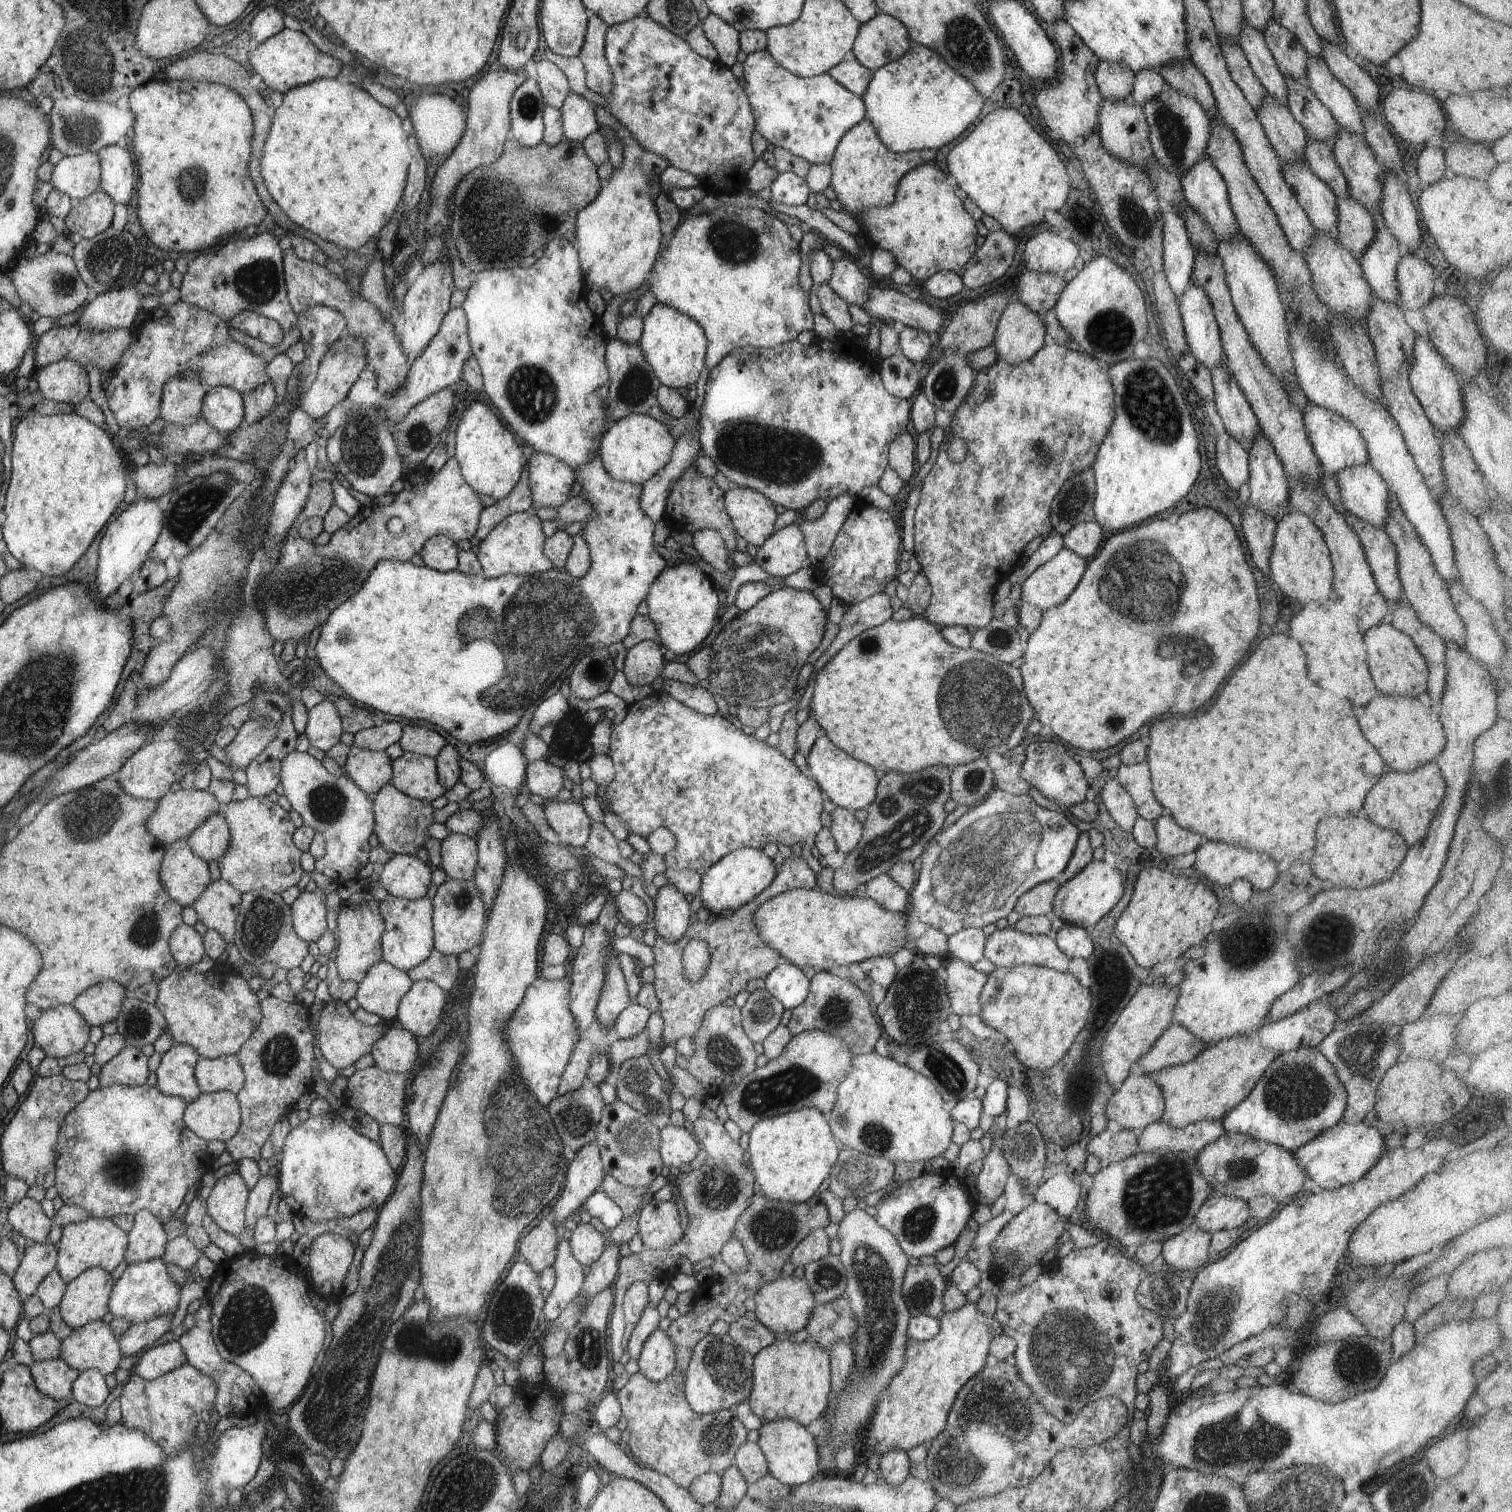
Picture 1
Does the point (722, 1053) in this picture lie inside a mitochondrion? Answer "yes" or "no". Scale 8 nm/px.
yes

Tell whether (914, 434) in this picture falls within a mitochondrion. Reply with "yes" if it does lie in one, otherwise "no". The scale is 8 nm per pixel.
no

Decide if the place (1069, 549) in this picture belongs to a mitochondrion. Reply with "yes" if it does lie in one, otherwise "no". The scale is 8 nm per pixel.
no

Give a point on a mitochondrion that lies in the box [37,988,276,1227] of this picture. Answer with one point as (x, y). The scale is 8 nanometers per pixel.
(125, 1170)

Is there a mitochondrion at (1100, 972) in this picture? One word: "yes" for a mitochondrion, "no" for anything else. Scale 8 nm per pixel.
no

